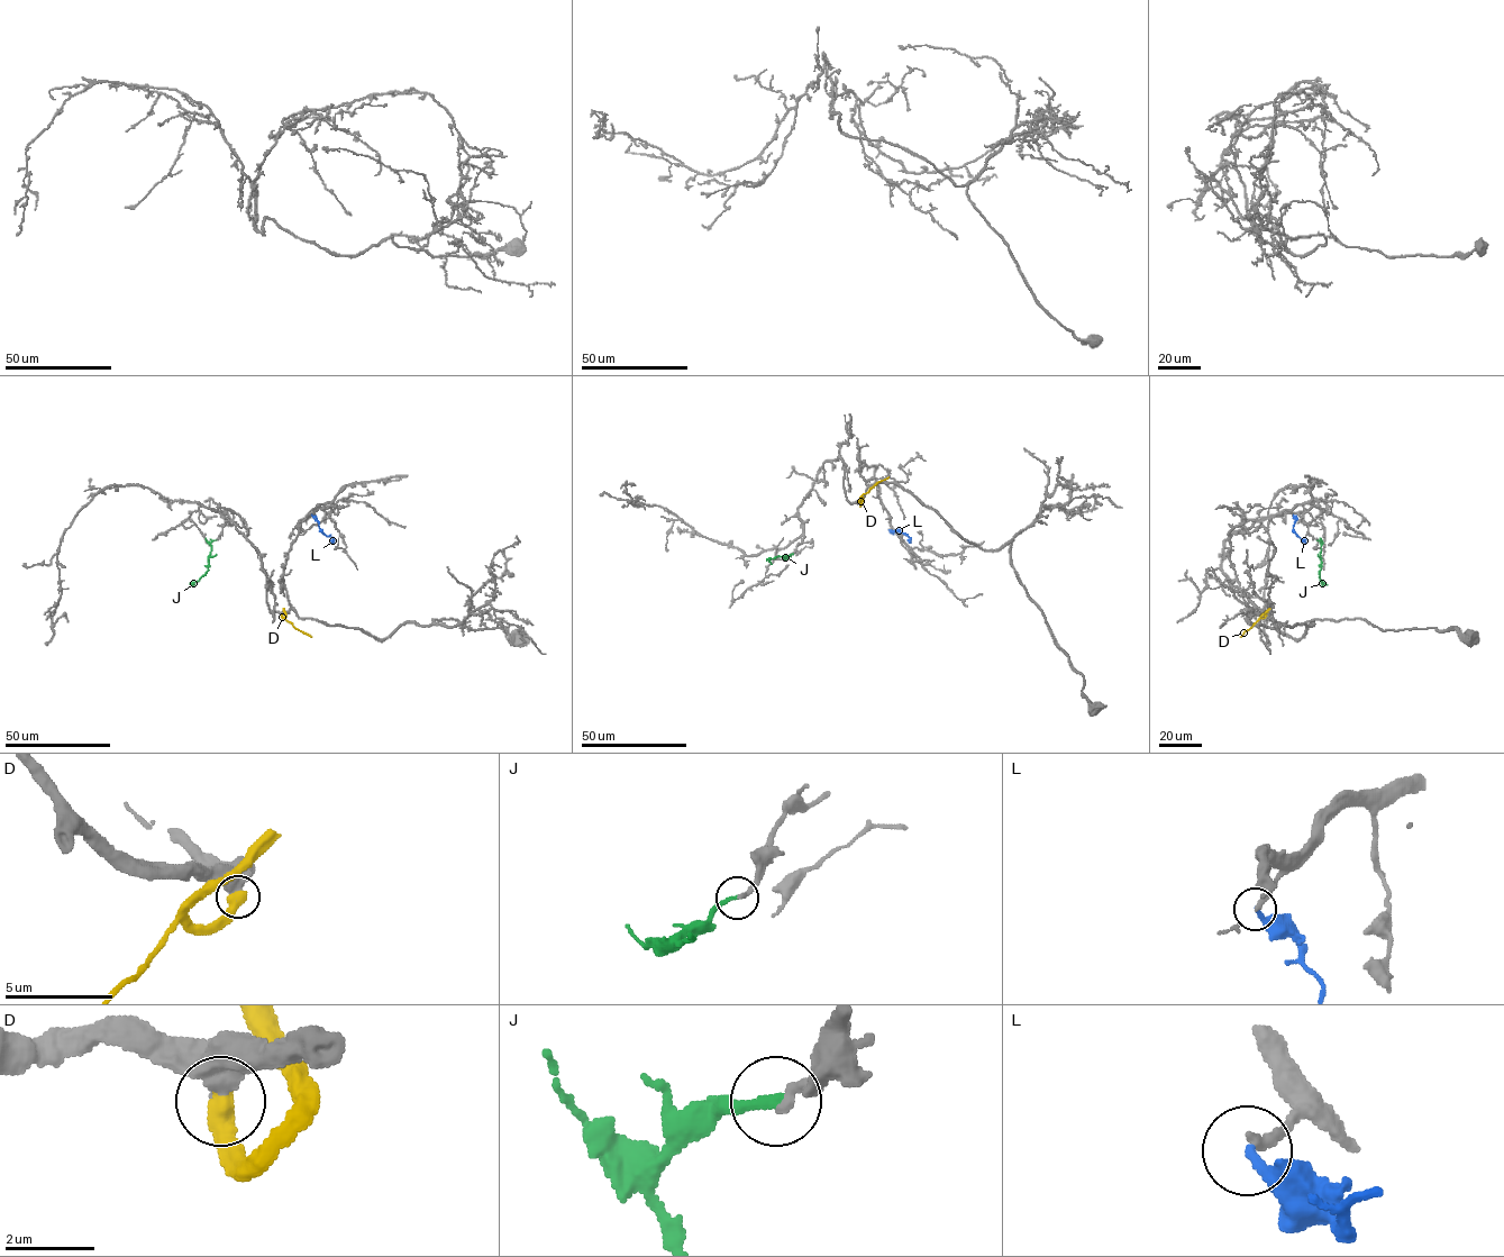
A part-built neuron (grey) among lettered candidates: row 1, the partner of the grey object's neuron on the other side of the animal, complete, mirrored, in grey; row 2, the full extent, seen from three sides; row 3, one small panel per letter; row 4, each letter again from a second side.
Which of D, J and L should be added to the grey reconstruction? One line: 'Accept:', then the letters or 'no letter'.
Accept: J

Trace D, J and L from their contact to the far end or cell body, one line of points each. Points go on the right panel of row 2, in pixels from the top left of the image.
D: (1266, 615), (1240, 636)
J: (1316, 539), (1321, 544), (1319, 579), (1328, 584)
L: (1293, 515), (1296, 519), (1293, 530), (1306, 543)

